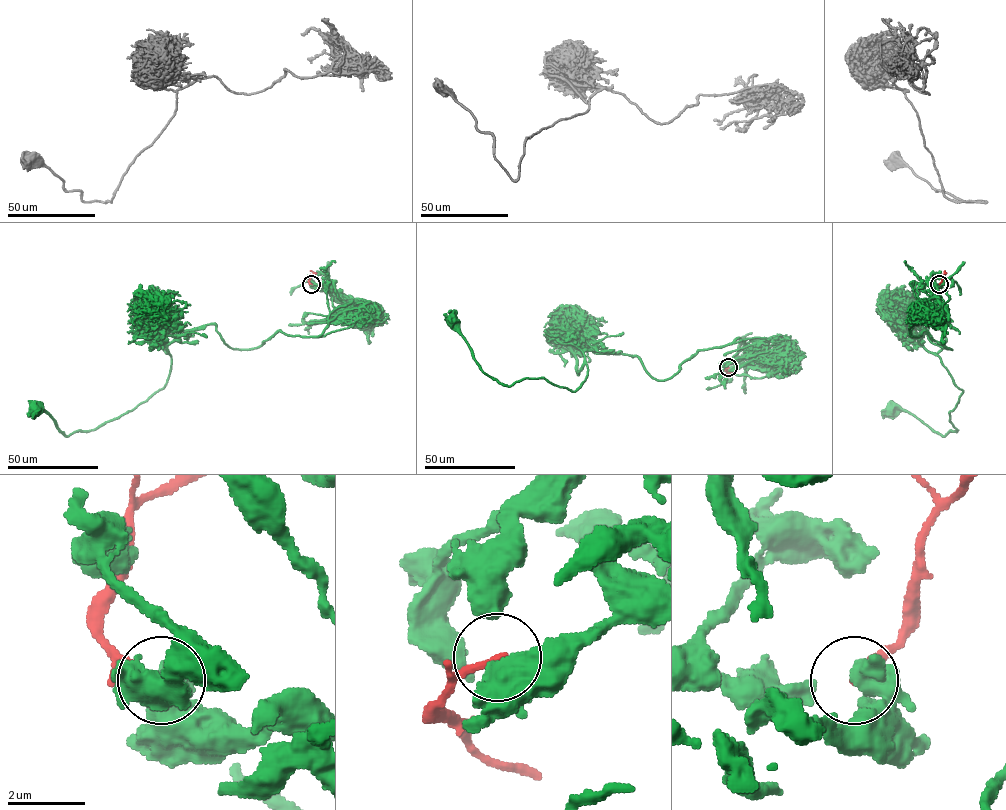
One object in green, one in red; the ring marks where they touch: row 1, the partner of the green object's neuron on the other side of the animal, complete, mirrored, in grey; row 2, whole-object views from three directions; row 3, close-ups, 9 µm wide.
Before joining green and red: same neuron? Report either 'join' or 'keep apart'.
keep apart

